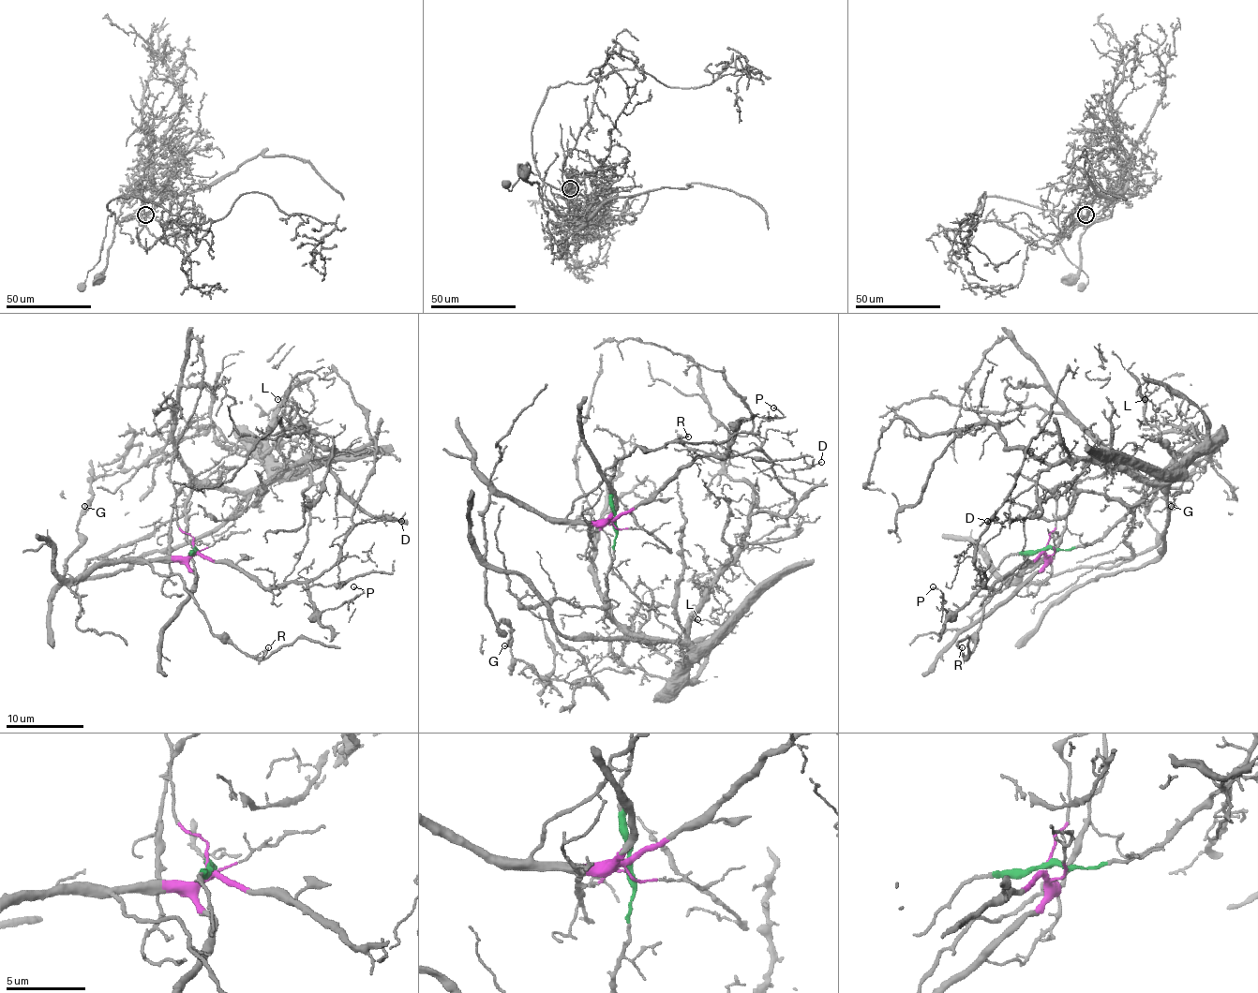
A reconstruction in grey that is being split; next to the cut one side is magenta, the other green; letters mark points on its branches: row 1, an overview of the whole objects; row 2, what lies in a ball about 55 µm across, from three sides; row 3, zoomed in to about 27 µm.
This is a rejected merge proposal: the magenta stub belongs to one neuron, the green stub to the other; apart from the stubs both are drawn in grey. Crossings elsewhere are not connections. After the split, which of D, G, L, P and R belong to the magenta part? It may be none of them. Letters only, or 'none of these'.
D, G, P, R

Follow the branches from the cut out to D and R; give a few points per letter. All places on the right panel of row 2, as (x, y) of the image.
D: (1047, 547), (984, 586), (975, 545), (996, 518), (986, 520)
R: (1047, 547), (1045, 559), (1008, 579), (990, 596), (967, 657), (961, 646)

